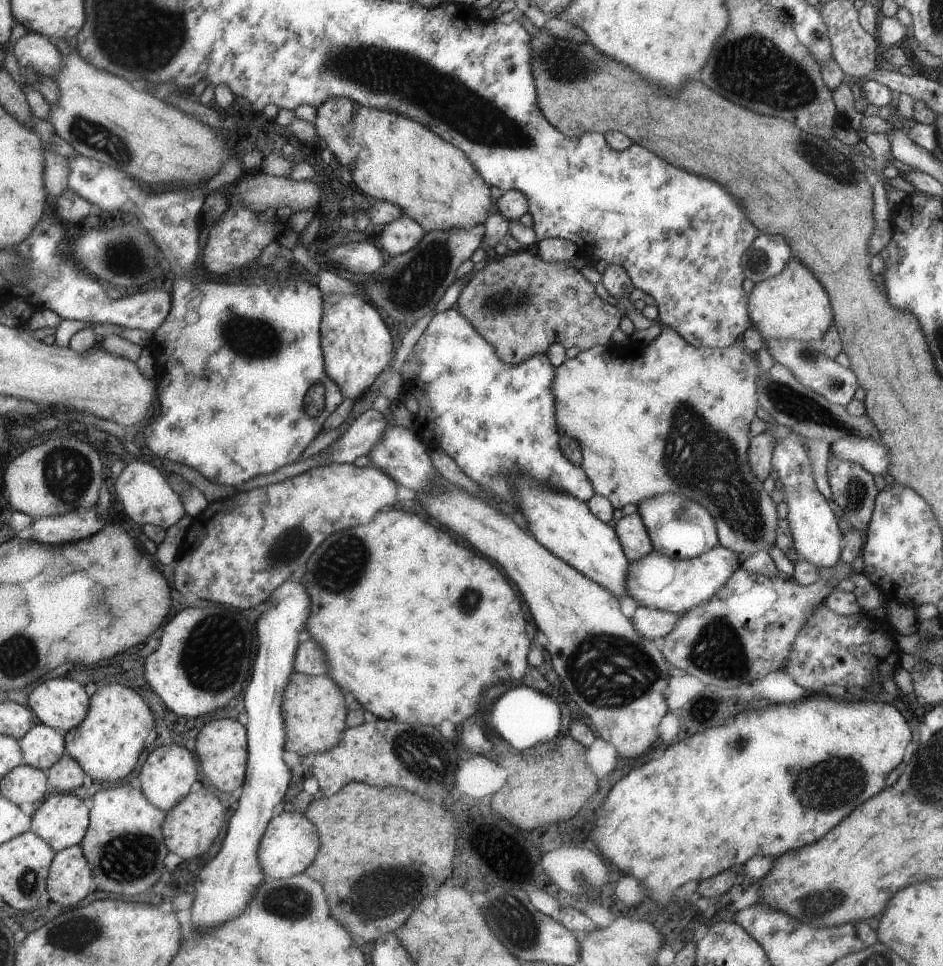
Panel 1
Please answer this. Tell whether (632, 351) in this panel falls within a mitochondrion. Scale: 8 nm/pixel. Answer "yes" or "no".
no

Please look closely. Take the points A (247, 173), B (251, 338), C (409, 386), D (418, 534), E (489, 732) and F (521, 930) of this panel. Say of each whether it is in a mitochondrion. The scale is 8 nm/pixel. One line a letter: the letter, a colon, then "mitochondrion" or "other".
A: other
B: mitochondrion
C: other
D: other
E: other
F: mitochondrion

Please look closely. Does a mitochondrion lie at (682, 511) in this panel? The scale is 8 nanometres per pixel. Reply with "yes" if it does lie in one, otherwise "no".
yes

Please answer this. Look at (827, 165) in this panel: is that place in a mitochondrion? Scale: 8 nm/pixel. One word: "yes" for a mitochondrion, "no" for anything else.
yes

